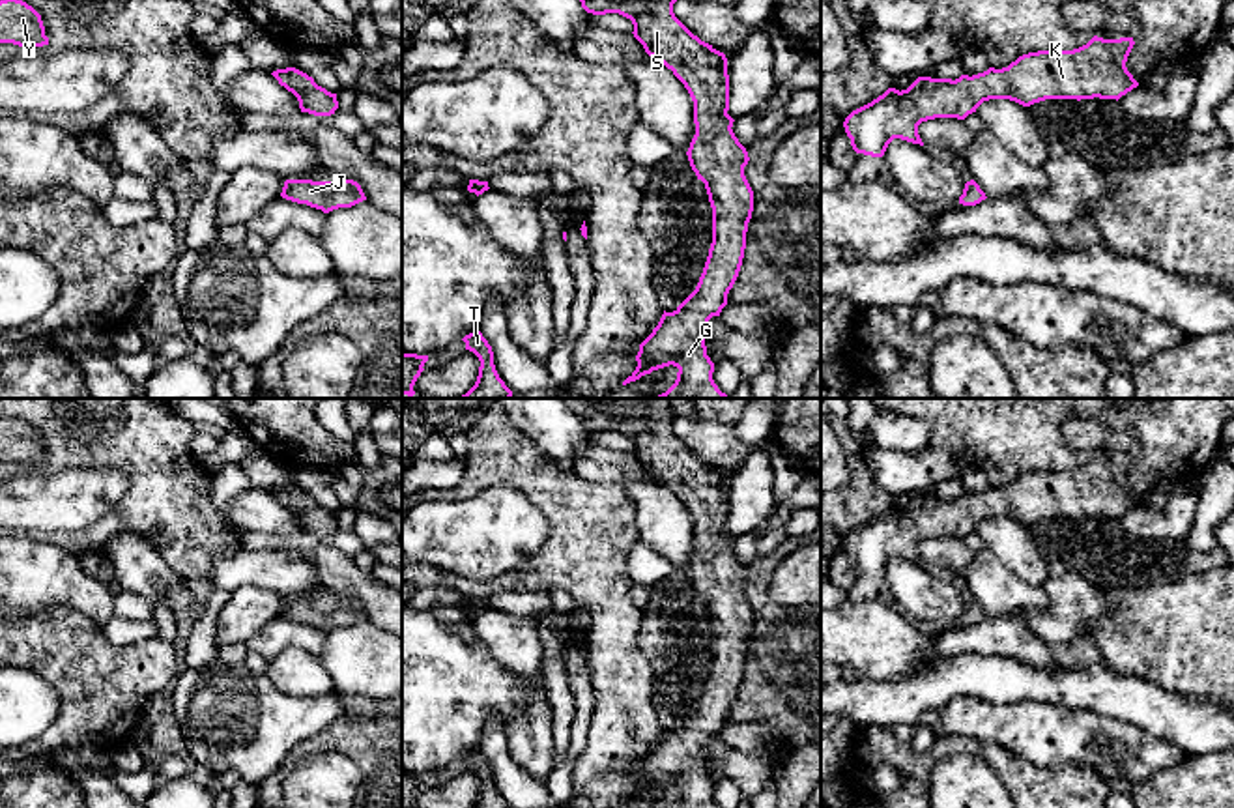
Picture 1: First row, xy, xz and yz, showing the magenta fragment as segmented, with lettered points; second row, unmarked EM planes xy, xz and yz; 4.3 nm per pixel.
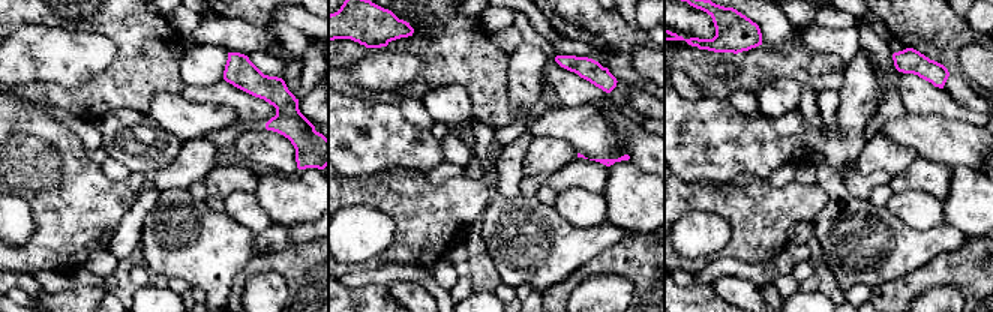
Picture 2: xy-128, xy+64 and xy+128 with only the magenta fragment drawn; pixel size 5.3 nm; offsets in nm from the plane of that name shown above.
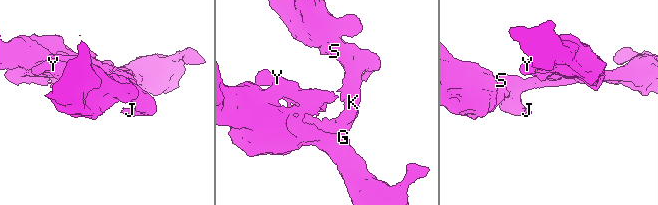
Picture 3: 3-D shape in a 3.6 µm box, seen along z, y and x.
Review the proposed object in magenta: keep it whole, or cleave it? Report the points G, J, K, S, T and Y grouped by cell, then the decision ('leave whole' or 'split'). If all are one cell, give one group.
G J K S T Y; leave whole

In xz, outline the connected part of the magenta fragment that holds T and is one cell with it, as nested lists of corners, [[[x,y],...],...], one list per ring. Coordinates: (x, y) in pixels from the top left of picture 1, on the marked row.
[[[473,331],[462,339],[466,342],[466,350],[473,352],[479,361],[479,376],[475,385],[458,398],[510,398],[512,391],[499,378],[494,365],[494,352],[488,340],[481,331]]]

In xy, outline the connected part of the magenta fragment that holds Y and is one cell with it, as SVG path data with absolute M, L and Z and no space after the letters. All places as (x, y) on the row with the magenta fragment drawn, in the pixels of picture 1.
M0 0L0 43L22 49L49 45L41 15L22 0Z

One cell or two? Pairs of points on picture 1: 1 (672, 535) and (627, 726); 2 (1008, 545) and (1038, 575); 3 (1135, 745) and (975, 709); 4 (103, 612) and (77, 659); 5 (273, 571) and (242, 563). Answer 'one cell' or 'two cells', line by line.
1: two cells
2: one cell
3: one cell
4: two cells
5: one cell

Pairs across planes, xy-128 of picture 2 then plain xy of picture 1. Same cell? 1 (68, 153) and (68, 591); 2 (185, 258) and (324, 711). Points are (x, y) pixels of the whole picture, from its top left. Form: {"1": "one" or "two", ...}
{"1": "two", "2": "one"}

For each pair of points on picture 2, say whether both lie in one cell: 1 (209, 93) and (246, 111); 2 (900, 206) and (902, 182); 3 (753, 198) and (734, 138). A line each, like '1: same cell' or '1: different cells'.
1: same cell
2: different cells
3: different cells

